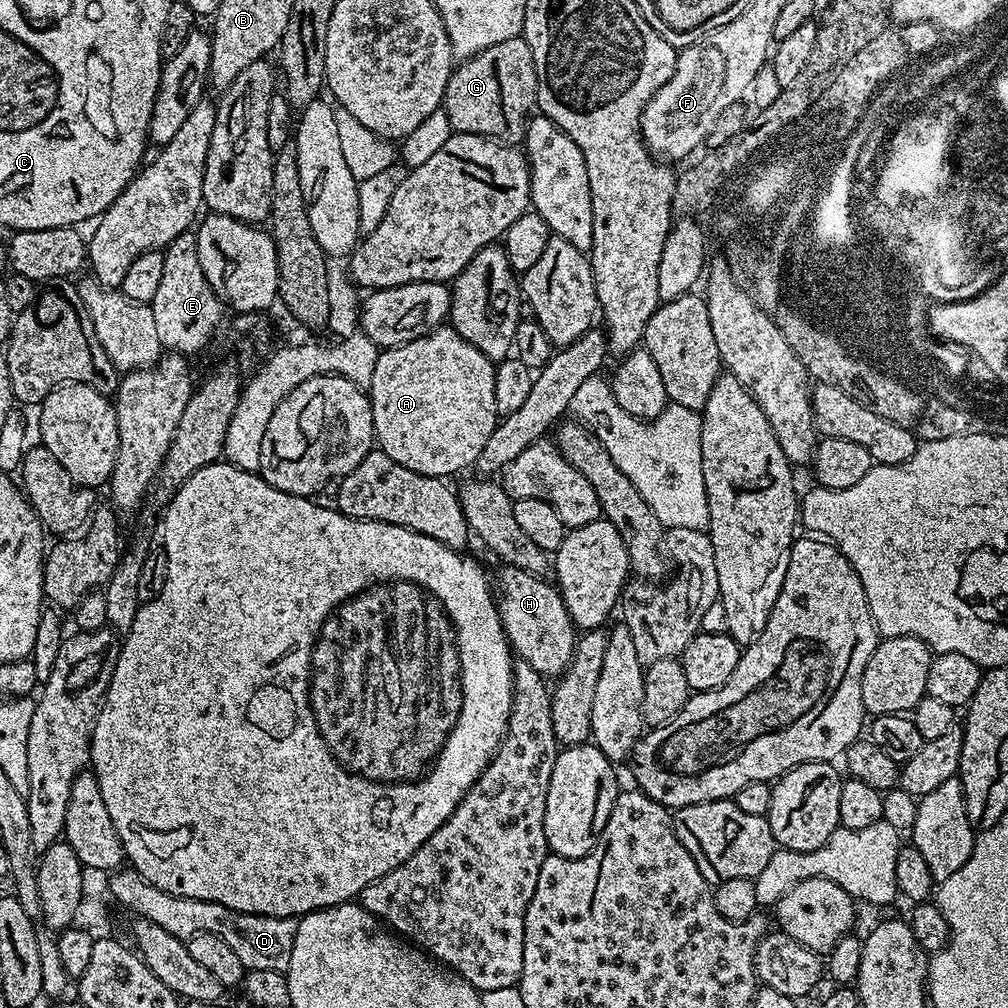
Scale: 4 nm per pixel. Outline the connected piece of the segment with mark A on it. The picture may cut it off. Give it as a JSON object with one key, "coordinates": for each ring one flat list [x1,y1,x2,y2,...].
{"coordinates":[[450,326,438,327,397,348,383,349,374,365,372,384,366,389,372,402,372,431,379,451,394,458,396,464,427,476,452,478,448,476,463,468,471,469,498,423,494,406,495,373,494,361,470,346]]}

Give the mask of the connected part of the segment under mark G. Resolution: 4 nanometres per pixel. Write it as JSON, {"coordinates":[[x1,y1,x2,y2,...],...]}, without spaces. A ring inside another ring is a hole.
{"coordinates":[[518,35,506,42,498,42,498,46,490,46,476,56,461,59,452,69,452,77,449,78,444,91,442,110,448,116,453,132,488,136,492,140,516,146,523,141,524,131,528,129,528,121,536,108,537,90,534,54,530,54,530,46,523,35]]}

